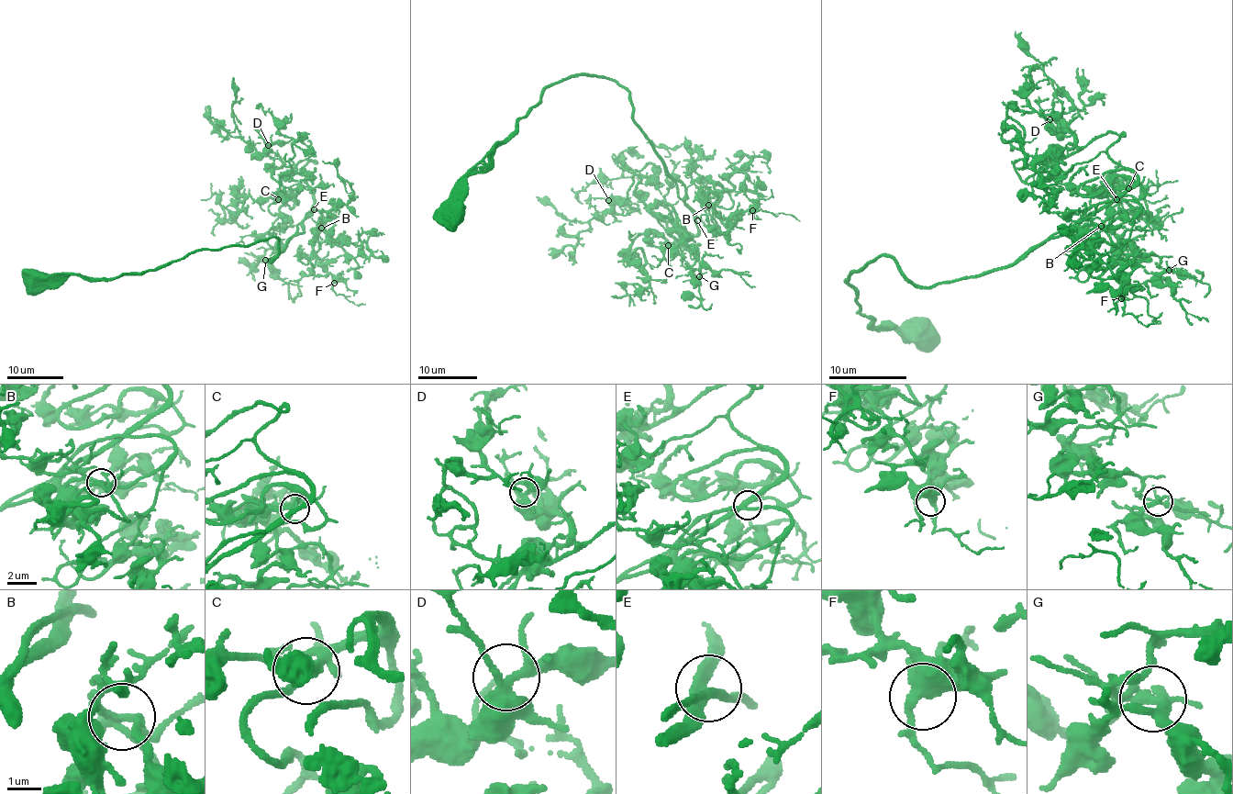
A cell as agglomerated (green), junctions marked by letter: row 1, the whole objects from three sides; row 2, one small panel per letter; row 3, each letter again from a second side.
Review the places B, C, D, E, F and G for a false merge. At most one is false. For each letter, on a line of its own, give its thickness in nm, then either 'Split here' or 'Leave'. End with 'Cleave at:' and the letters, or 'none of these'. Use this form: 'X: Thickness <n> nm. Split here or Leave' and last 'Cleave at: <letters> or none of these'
B: Thickness 240 nm. Leave
C: Thickness 240 nm. Leave
D: Thickness 360 nm. Leave
E: Thickness 280 nm. Leave
F: Thickness 440 nm. Leave
G: Thickness 280 nm. Leave
Cleave at: none of these

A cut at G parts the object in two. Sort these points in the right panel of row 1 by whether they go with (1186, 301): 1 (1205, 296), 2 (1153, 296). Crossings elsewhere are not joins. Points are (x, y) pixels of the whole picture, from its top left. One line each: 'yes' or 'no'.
1: no
2: yes

